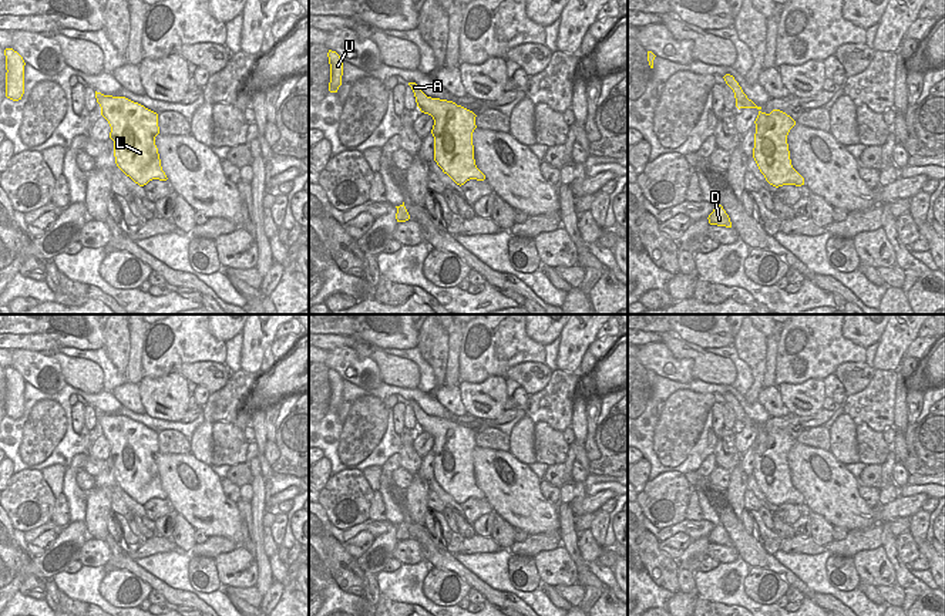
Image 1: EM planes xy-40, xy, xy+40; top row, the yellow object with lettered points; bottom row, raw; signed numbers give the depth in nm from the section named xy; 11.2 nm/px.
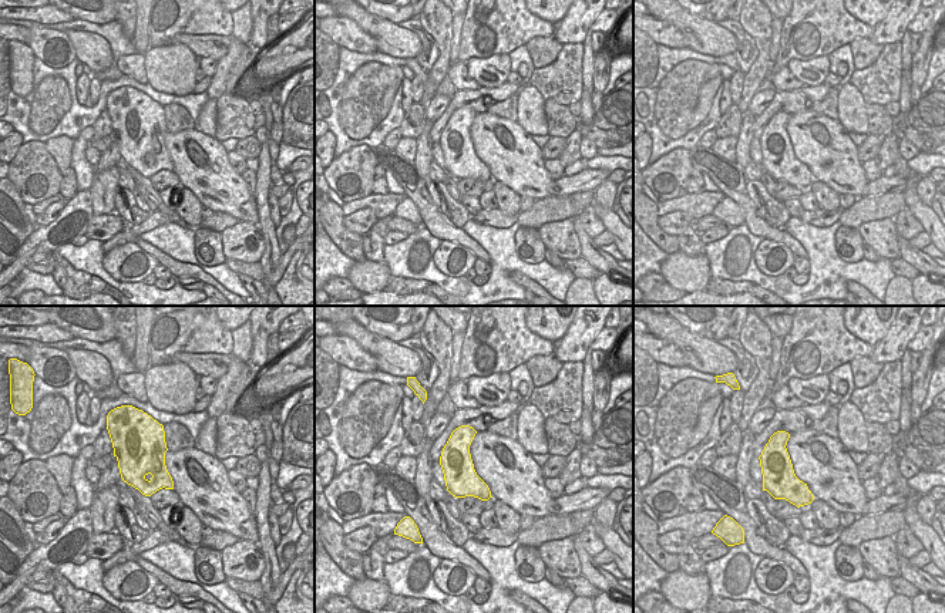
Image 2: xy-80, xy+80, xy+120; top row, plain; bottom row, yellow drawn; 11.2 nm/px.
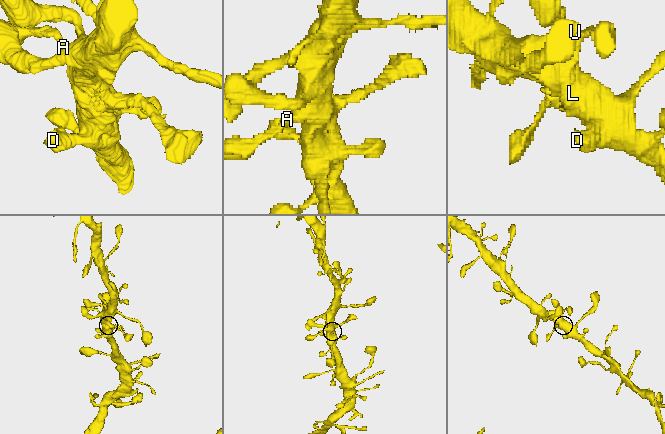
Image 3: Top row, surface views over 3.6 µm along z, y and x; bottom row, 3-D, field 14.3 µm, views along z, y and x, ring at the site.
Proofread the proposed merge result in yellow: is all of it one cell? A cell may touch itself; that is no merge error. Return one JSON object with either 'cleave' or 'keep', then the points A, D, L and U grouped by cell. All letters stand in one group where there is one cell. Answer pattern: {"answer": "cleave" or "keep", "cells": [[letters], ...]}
{"answer": "keep", "cells": [["A", "D", "L", "U"]]}

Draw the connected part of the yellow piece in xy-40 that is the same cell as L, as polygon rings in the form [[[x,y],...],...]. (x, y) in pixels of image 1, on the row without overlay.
[[[95,410],[95,417],[111,445],[117,485],[139,505],[152,498],[167,499],[155,464],[158,432],[125,415]]]

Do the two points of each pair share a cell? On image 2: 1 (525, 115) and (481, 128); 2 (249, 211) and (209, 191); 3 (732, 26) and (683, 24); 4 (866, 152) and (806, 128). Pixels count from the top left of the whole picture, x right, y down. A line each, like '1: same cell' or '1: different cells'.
1: different cells
2: same cell
3: different cells
4: different cells

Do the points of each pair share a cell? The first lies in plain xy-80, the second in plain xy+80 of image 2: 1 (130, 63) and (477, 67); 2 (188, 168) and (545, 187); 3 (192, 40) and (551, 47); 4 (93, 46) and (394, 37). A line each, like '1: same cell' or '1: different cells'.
1: different cells
2: same cell
3: same cell
4: same cell

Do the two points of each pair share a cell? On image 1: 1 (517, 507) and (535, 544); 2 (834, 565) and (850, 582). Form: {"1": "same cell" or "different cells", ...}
{"1": "different cells", "2": "same cell"}

